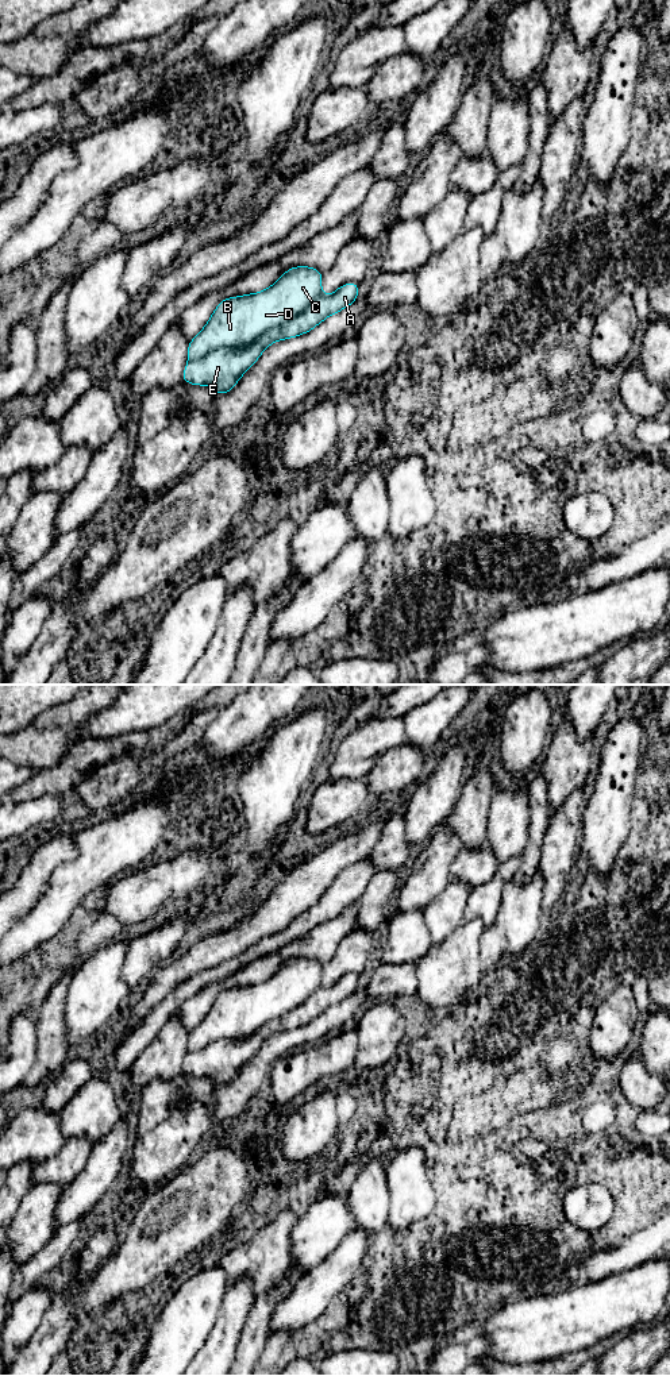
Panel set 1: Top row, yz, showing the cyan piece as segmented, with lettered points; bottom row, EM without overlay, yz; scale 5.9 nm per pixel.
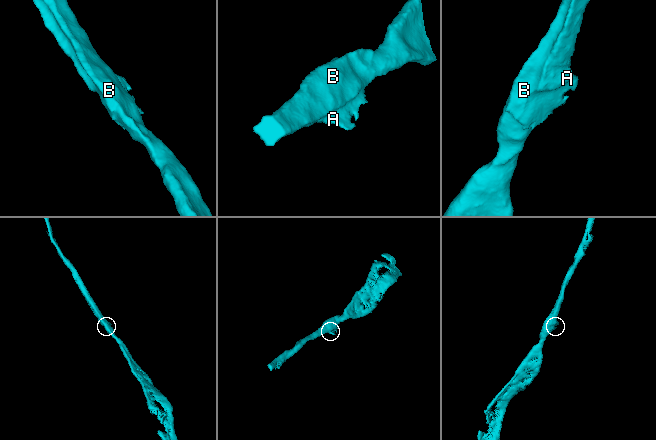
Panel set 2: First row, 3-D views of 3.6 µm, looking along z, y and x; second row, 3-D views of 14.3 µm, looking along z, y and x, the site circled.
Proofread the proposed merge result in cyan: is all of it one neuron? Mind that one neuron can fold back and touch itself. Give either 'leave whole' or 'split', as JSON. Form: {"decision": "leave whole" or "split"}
{"decision": "split"}

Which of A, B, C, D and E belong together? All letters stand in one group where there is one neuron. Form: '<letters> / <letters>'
A E / B C D

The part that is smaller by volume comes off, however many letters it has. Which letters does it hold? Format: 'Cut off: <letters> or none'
Cut off: A, E

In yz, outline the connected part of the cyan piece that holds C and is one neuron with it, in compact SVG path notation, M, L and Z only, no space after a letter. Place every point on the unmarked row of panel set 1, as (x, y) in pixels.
M315 959L288 960L263 983L223 990L205 1018L188 1037L188 1053L217 1040L247 1038L270 1020L300 1006L321 983L323 964Z

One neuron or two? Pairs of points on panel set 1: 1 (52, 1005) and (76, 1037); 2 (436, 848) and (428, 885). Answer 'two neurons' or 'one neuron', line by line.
1: two neurons
2: one neuron

